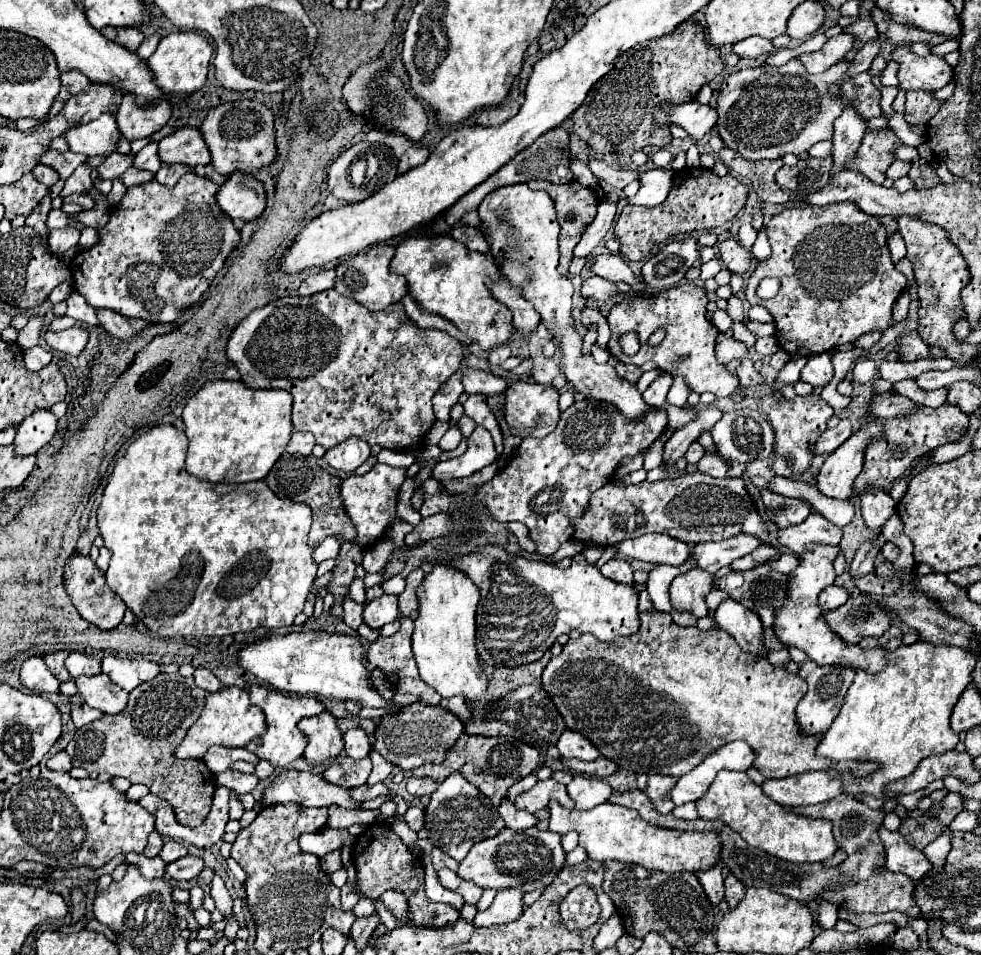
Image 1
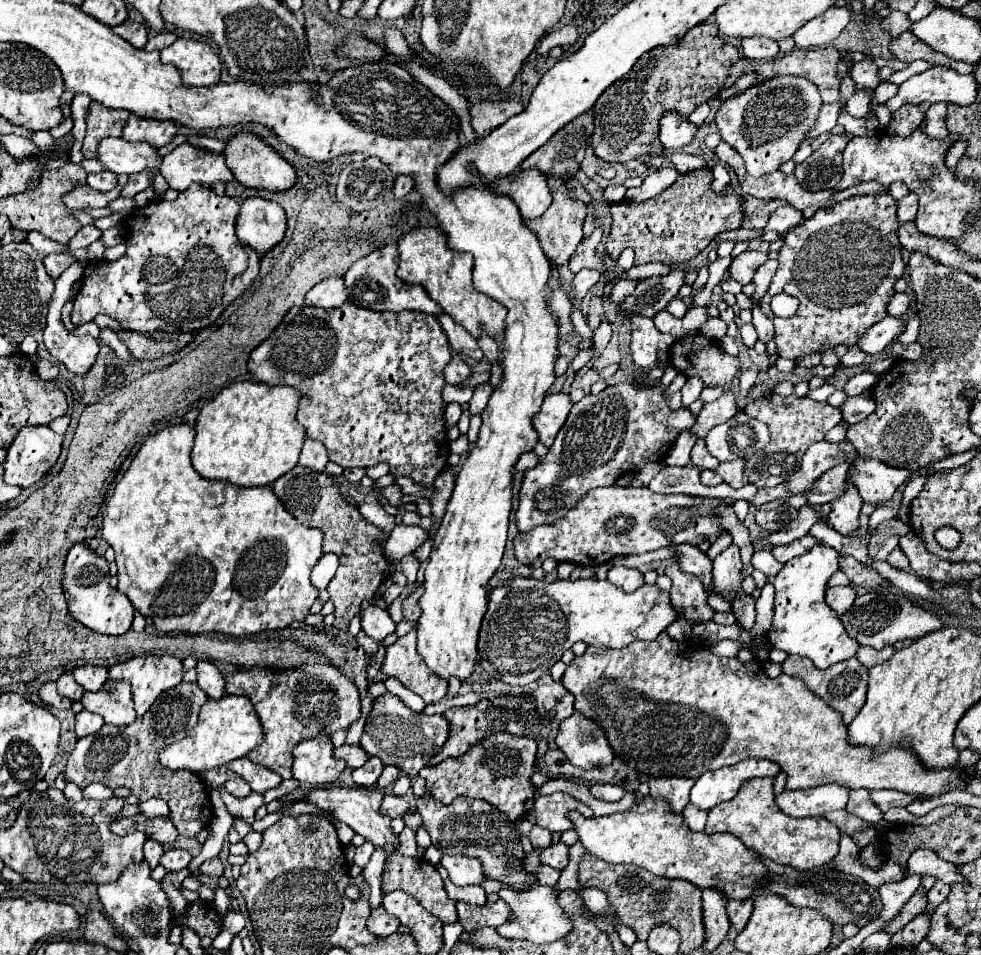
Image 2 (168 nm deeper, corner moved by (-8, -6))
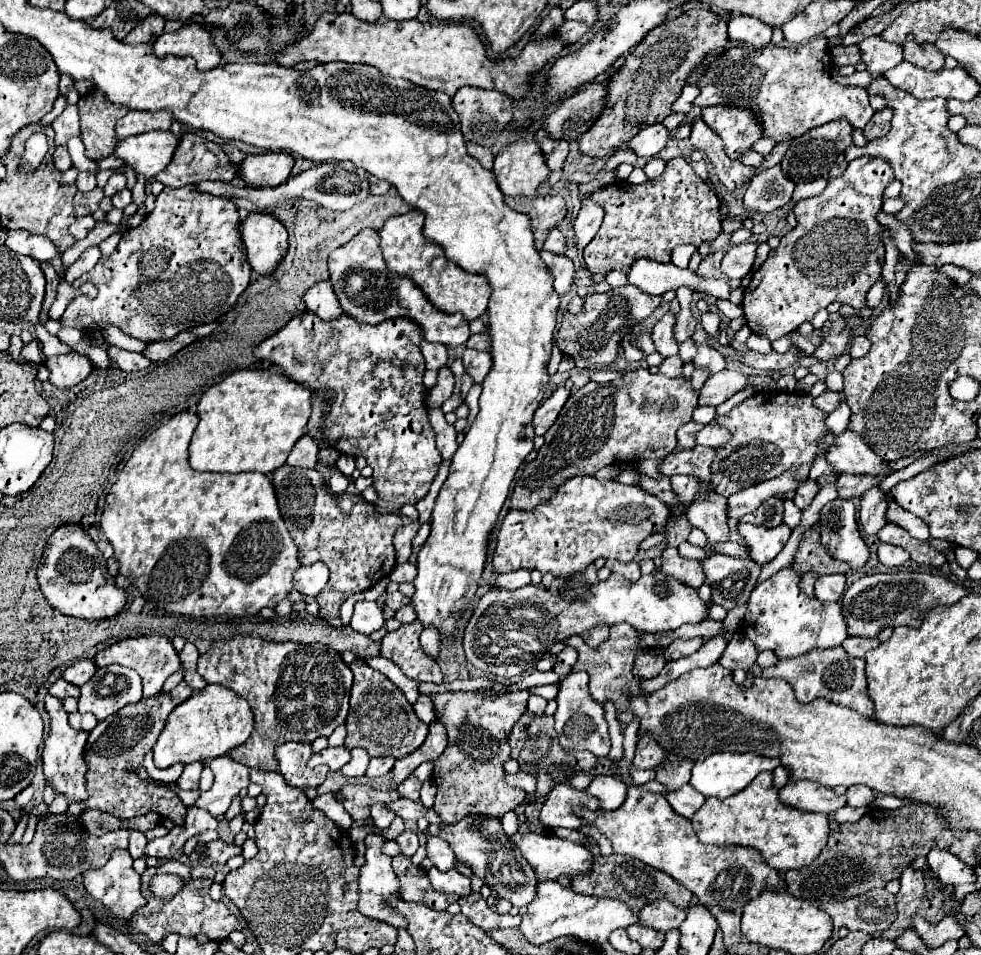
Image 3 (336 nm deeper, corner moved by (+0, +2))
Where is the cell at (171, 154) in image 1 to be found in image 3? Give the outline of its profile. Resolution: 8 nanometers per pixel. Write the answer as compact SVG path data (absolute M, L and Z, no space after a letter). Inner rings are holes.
M184 133L176 149L176 157L172 157L168 167L160 171L156 179L168 187L184 187L184 185L196 185L200 181L228 181L230 183L234 175L236 175L236 167L230 163L222 145L200 137L198 133Z

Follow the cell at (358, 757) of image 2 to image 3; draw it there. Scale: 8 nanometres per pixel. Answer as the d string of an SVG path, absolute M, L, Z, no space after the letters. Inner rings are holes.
M326 747L320 753L314 753L308 761L308 767L326 765L330 771L342 769L350 761L350 751L346 747Z

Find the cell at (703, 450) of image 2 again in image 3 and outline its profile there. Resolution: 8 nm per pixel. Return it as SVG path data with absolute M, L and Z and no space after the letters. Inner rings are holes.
M690 421L690 423L684 423L680 429L678 429L678 445L682 447L682 449L690 449L690 447L694 447L696 445L696 433L702 429L704 425L700 425L700 423L694 423L694 421Z

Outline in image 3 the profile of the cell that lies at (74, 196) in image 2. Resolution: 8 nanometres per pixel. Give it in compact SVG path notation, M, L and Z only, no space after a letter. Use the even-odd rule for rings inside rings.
M92 189L90 193L76 193L74 197L74 209L76 209L76 215L92 215L98 207L100 207L100 201L104 197L104 191L102 189Z

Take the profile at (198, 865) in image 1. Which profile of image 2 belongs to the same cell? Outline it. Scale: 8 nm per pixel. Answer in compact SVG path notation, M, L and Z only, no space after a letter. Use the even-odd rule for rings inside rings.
M216 857L216 859L204 861L204 863L200 865L200 873L202 873L202 875L210 875L210 877L220 877L220 875L224 873L224 867L222 867L220 859Z

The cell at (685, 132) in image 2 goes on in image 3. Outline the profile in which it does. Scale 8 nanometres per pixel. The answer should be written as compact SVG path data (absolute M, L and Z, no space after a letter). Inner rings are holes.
M662 123L650 125L650 127L642 129L636 137L632 137L632 141L626 143L626 149L634 151L636 157L650 159L668 143L668 139L670 139L670 131Z

